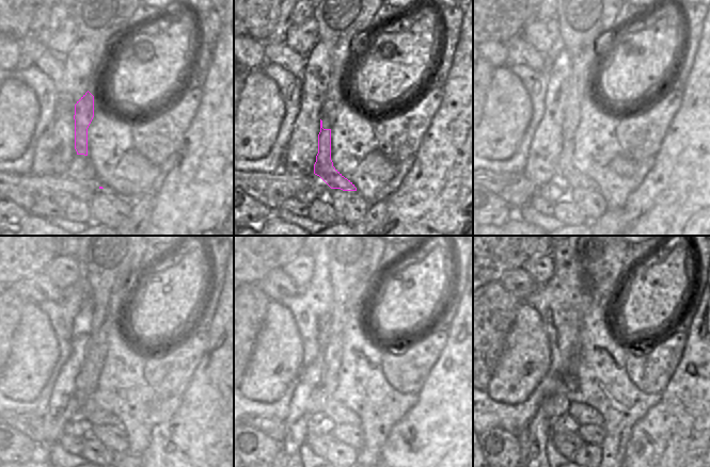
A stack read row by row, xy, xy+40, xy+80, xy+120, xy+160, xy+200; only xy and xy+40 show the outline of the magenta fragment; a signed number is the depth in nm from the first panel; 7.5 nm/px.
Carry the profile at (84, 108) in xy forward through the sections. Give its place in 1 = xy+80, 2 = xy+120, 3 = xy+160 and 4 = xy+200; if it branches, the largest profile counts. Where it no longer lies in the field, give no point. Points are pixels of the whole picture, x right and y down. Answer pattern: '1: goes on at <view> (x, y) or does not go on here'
1: goes on at xy+80 (564, 167)
2: goes on at xy+120 (97, 416)
3: goes on at xy+160 (340, 414)
4: goes on at xy+200 (584, 415)

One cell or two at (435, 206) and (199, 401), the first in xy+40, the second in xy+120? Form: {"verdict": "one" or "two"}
{"verdict": "one"}

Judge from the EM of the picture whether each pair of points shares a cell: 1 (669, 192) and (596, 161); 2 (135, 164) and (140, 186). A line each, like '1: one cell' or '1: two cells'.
1: two cells
2: one cell

